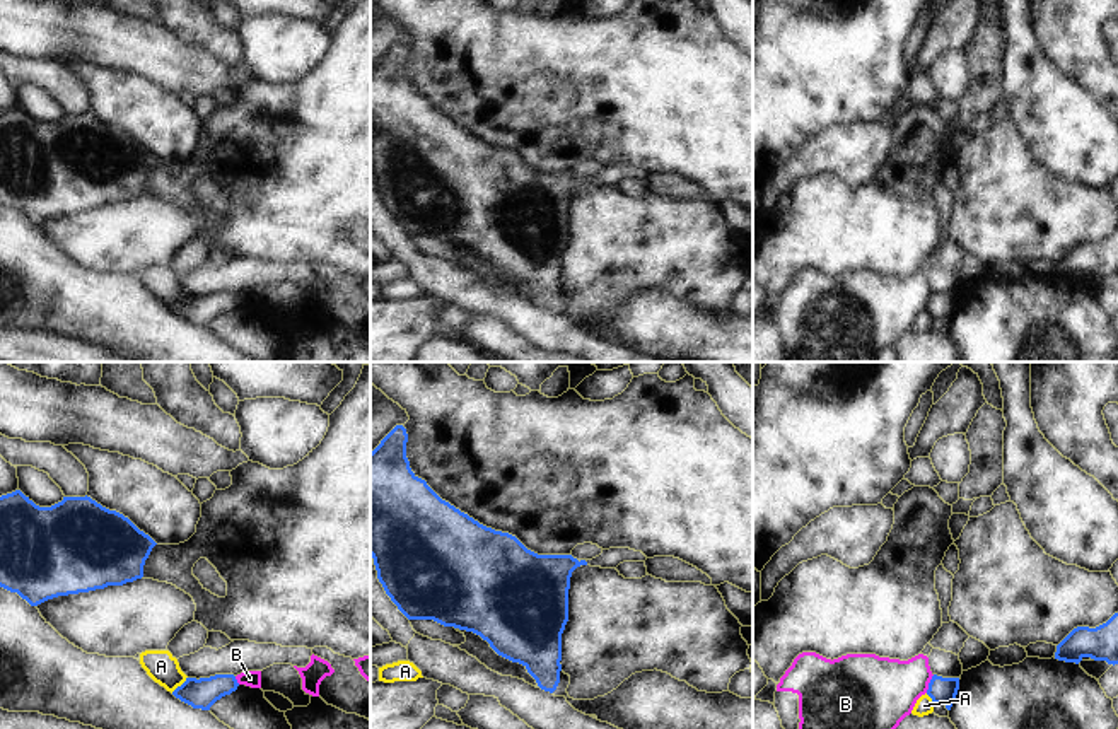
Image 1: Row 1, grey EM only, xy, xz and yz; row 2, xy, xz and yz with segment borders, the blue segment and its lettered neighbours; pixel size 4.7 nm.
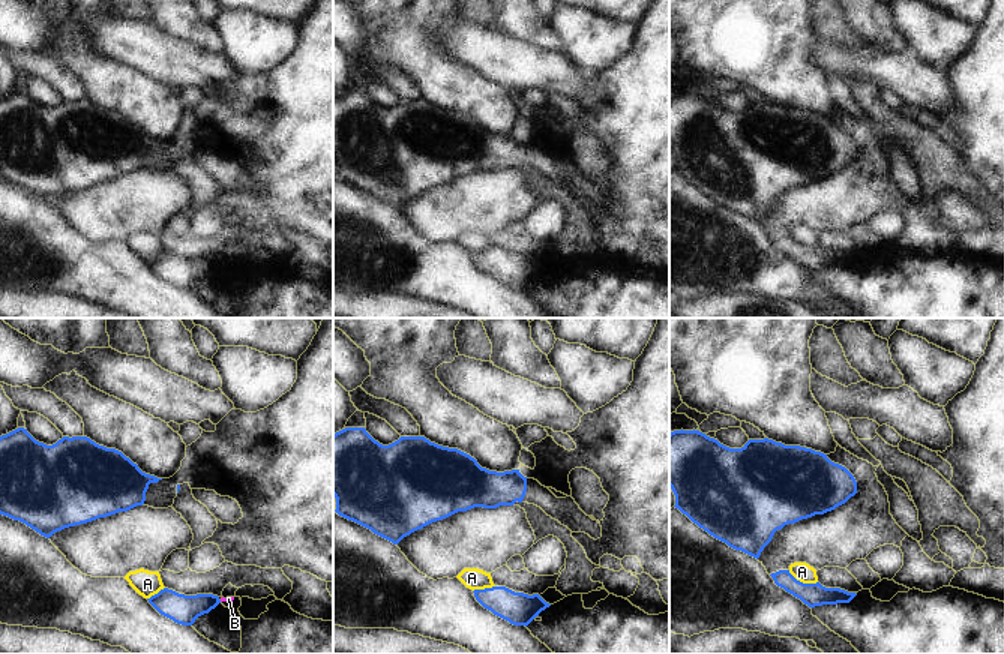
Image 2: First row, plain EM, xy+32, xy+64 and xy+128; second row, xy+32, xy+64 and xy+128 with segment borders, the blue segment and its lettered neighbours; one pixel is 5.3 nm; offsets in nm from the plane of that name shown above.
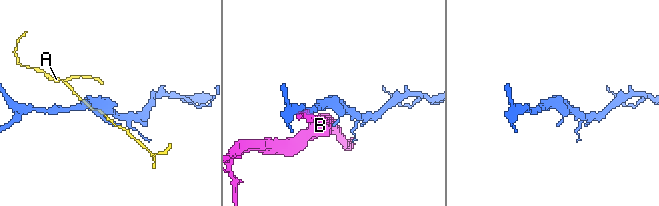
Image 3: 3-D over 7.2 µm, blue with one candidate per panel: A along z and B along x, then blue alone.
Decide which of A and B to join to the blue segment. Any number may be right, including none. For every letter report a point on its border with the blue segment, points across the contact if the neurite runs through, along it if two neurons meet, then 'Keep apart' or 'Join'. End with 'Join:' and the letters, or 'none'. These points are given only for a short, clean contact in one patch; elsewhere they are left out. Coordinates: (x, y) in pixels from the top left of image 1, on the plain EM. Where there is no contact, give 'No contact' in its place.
A: Touches blue at xy (181, 303). Keep apart
B: Touches blue at yz (929, 301). Boundary: yz (934, 292), (925, 309). Keep apart
Join: none.

